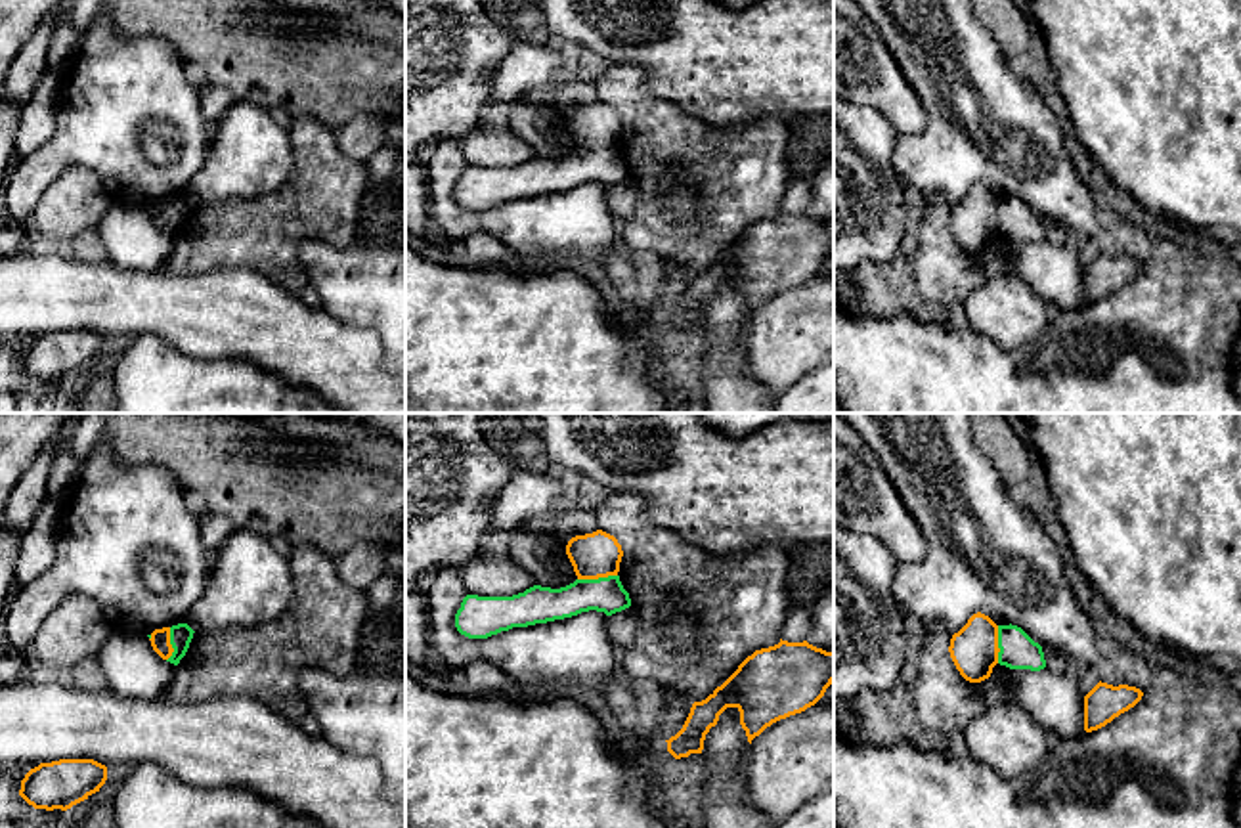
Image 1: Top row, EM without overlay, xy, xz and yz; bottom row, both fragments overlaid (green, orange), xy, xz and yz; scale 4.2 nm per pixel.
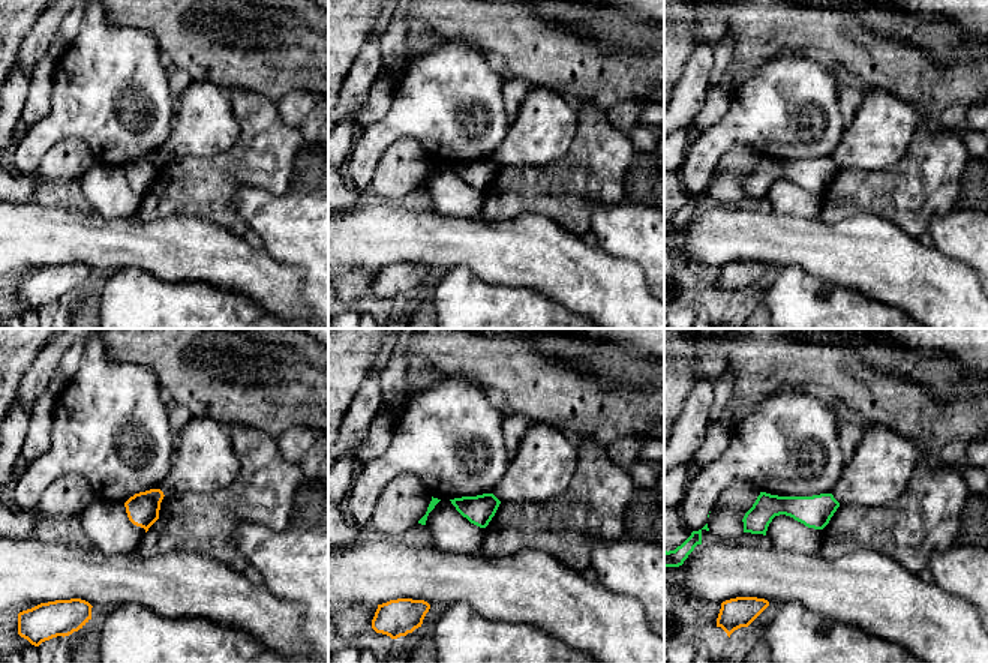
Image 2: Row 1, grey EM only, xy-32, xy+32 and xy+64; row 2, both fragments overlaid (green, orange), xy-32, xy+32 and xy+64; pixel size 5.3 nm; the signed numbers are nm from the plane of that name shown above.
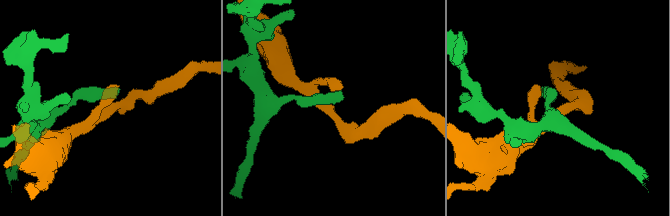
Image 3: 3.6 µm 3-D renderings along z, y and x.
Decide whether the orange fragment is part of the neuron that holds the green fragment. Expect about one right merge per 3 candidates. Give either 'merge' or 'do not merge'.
do not merge

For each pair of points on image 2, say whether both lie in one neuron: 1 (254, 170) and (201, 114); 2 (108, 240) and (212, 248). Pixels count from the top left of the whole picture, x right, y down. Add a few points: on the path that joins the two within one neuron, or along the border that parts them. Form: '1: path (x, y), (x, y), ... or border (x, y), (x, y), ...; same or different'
1: border (234, 111), (237, 140), (222, 152), (198, 158); different
2: path (134, 243), (186, 248); same

